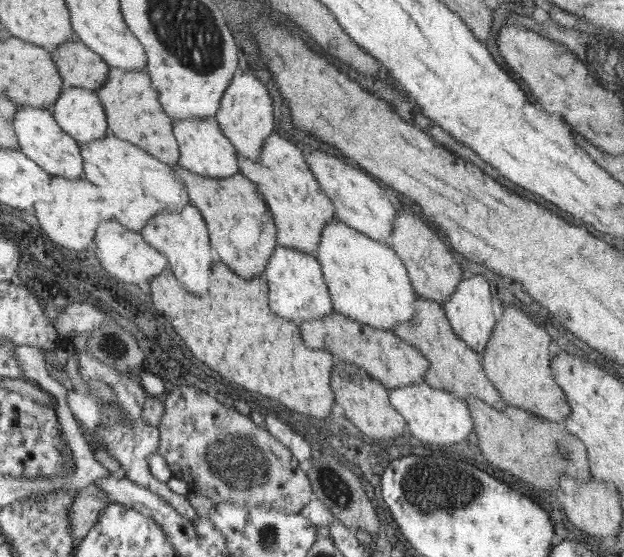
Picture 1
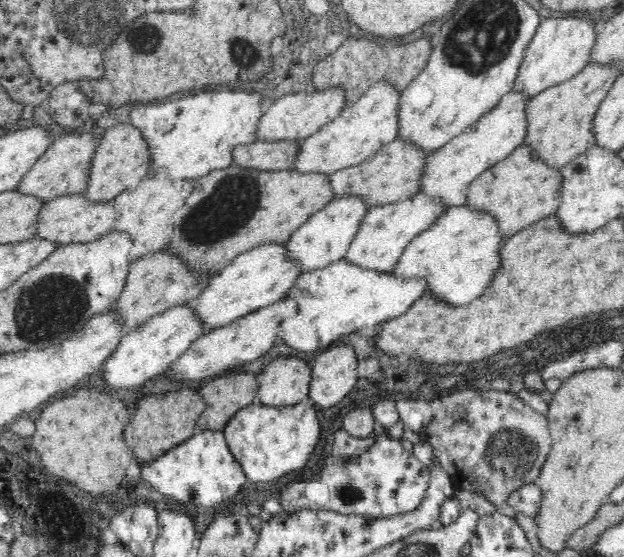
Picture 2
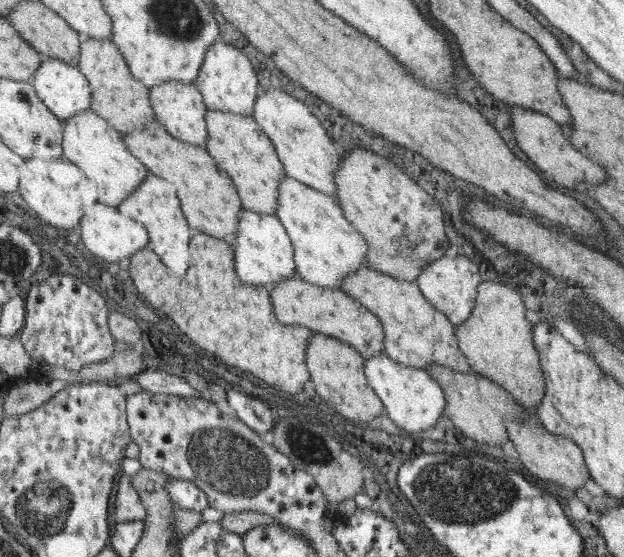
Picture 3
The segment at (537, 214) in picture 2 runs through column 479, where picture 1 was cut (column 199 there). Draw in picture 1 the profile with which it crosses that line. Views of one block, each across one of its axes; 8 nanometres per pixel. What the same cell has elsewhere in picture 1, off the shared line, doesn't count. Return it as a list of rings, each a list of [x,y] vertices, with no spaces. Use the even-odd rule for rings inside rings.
[[[180,163],[175,164],[175,168],[189,189],[192,204],[204,213],[217,258],[245,280],[253,280],[255,276],[263,277],[279,244],[275,215],[260,188],[242,172],[232,178],[221,179],[199,176],[197,172],[183,168]]]

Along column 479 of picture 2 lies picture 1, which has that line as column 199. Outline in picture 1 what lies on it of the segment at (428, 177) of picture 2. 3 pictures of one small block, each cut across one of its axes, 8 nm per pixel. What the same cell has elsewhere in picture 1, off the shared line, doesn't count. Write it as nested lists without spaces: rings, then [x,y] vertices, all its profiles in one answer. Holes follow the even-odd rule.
[[[193,118],[192,120],[175,120],[174,133],[180,144],[180,164],[199,176],[209,178],[232,178],[241,171],[238,152],[232,140],[224,135],[216,118]]]

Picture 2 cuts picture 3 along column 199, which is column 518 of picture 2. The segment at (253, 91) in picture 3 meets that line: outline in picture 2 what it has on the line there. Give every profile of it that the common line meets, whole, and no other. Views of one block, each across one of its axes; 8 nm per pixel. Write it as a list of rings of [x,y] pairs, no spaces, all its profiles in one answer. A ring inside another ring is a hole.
[[[584,13],[580,18],[570,14],[566,18],[546,18],[538,27],[537,34],[525,50],[525,62],[517,76],[513,89],[525,89],[536,96],[542,90],[552,87],[578,74],[591,59],[593,46],[597,43],[594,22],[586,20]]]

